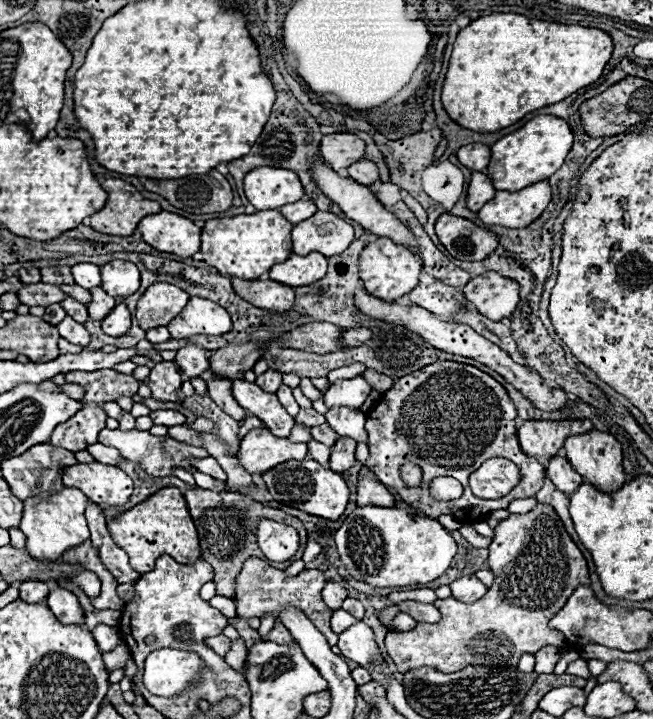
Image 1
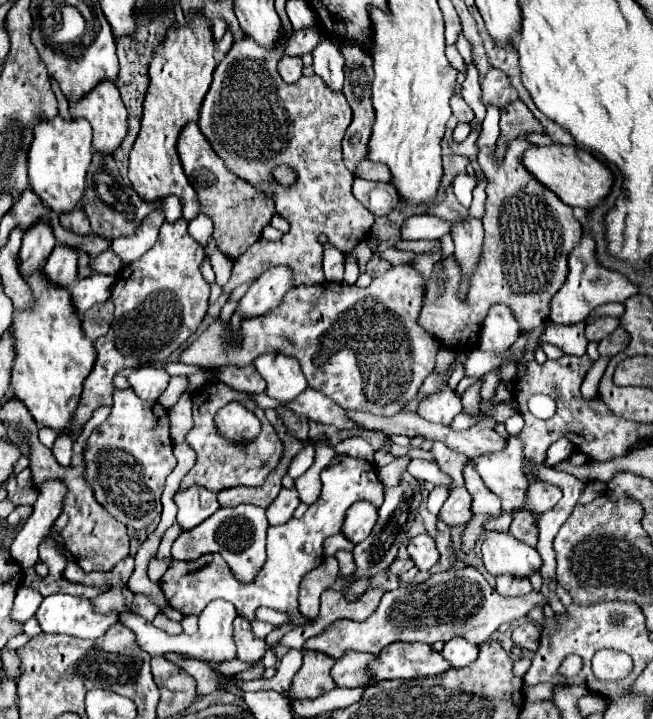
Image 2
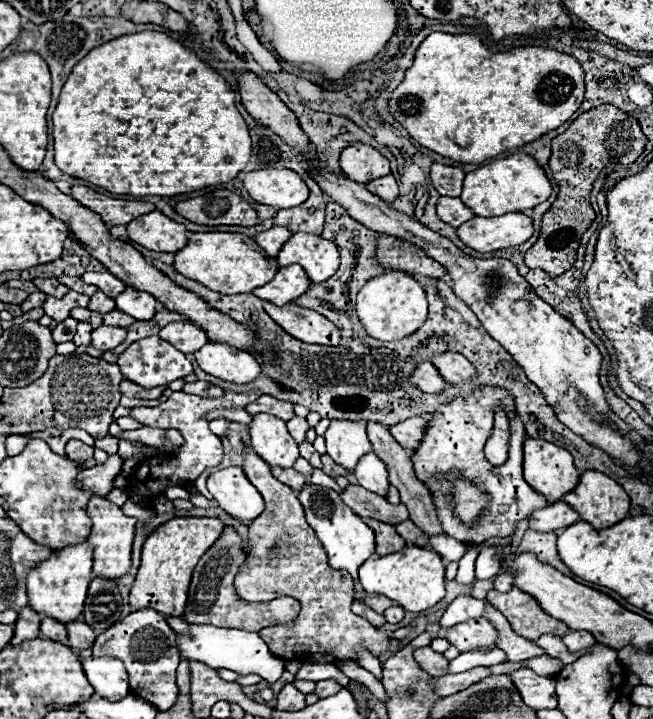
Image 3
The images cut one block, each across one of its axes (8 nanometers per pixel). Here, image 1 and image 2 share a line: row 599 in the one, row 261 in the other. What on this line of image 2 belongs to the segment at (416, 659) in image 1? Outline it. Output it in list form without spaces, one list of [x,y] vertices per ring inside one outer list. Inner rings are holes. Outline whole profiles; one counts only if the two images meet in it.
[[[516,138],[510,142],[510,148],[504,156],[504,164],[498,166],[496,160],[492,160],[492,152],[490,150],[482,150],[478,154],[478,162],[480,168],[488,180],[488,198],[486,198],[486,214],[482,218],[484,222],[484,250],[482,250],[482,258],[480,258],[480,268],[474,272],[472,276],[472,284],[470,284],[470,296],[468,302],[460,302],[456,296],[456,286],[460,282],[460,268],[454,262],[454,258],[448,258],[446,262],[439,260],[432,273],[432,280],[428,282],[428,298],[422,306],[418,324],[430,332],[432,336],[436,336],[440,342],[452,346],[452,348],[472,348],[478,340],[478,332],[482,328],[482,322],[488,314],[488,308],[492,304],[506,304],[512,308],[516,320],[520,322],[522,330],[528,328],[536,328],[540,326],[546,318],[548,318],[548,302],[550,298],[562,288],[566,276],[568,276],[568,254],[572,252],[572,248],[576,244],[580,244],[582,240],[582,224],[574,218],[572,208],[566,206],[554,192],[550,192],[546,186],[542,186],[540,182],[534,180],[534,176],[530,176],[524,166],[520,164],[520,156],[522,152],[528,148],[530,144],[524,138]],[[438,272],[446,272],[446,288],[440,294],[438,292]]]

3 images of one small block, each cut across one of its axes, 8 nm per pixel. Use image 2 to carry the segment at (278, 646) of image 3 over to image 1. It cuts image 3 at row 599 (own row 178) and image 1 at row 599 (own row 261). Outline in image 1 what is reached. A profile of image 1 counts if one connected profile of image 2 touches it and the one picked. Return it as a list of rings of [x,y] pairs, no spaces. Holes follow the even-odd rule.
[[[248,558],[244,562],[242,572],[238,574],[238,580],[236,580],[236,600],[234,602],[236,602],[238,616],[248,620],[248,618],[262,618],[266,614],[272,614],[274,620],[280,622],[282,608],[294,606],[294,608],[302,610],[312,620],[312,624],[324,634],[324,638],[328,640],[330,646],[336,646],[338,636],[330,630],[332,610],[322,602],[322,596],[320,596],[324,584],[326,584],[324,572],[320,572],[320,570],[304,570],[294,578],[288,578],[284,572],[268,566],[260,558]]]

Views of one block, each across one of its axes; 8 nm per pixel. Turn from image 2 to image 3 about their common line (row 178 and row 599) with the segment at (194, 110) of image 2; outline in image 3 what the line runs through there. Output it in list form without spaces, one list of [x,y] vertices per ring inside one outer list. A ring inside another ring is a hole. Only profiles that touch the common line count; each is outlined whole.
[[[172,518],[160,524],[142,546],[142,562],[132,584],[130,606],[134,610],[152,608],[166,616],[184,616],[184,604],[188,600],[188,586],[194,566],[200,556],[218,540],[224,530],[224,522],[218,518]]]

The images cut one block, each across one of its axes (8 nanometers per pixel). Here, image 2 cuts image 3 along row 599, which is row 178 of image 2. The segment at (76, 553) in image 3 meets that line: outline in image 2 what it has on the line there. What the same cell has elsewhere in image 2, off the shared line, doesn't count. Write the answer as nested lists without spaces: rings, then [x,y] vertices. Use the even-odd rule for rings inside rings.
[[[60,116],[40,122],[28,152],[30,190],[54,212],[70,212],[84,196],[86,172],[92,160],[92,128],[86,120],[62,120]]]

